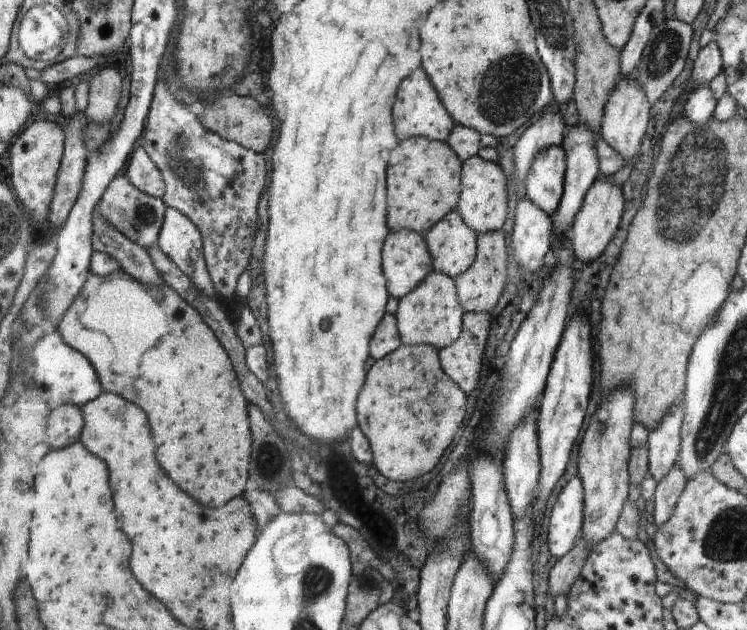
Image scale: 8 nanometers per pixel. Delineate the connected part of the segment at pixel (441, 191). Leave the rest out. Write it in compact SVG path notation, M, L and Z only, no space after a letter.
M418 137L404 140L390 158L390 230L428 233L458 203L460 156L448 143Z

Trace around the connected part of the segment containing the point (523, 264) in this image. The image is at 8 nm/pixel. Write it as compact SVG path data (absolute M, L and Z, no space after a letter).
M526 196L518 202L512 232L515 262L521 270L537 274L544 266L544 256L550 252L552 220Z

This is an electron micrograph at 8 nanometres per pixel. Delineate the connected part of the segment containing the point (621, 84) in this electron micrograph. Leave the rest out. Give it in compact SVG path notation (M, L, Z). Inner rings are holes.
M635 76L624 79L619 78L618 86L611 94L607 106L605 107L605 117L603 118L601 132L602 138L624 161L626 164L634 162L638 154L640 142L644 138L644 132L648 128L648 110L650 110L649 100L646 99L645 91L642 91Z

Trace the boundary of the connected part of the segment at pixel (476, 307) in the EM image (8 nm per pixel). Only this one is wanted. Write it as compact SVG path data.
M495 231L478 234L477 261L457 277L458 302L464 312L490 313L499 302L506 285L506 242L504 232Z

